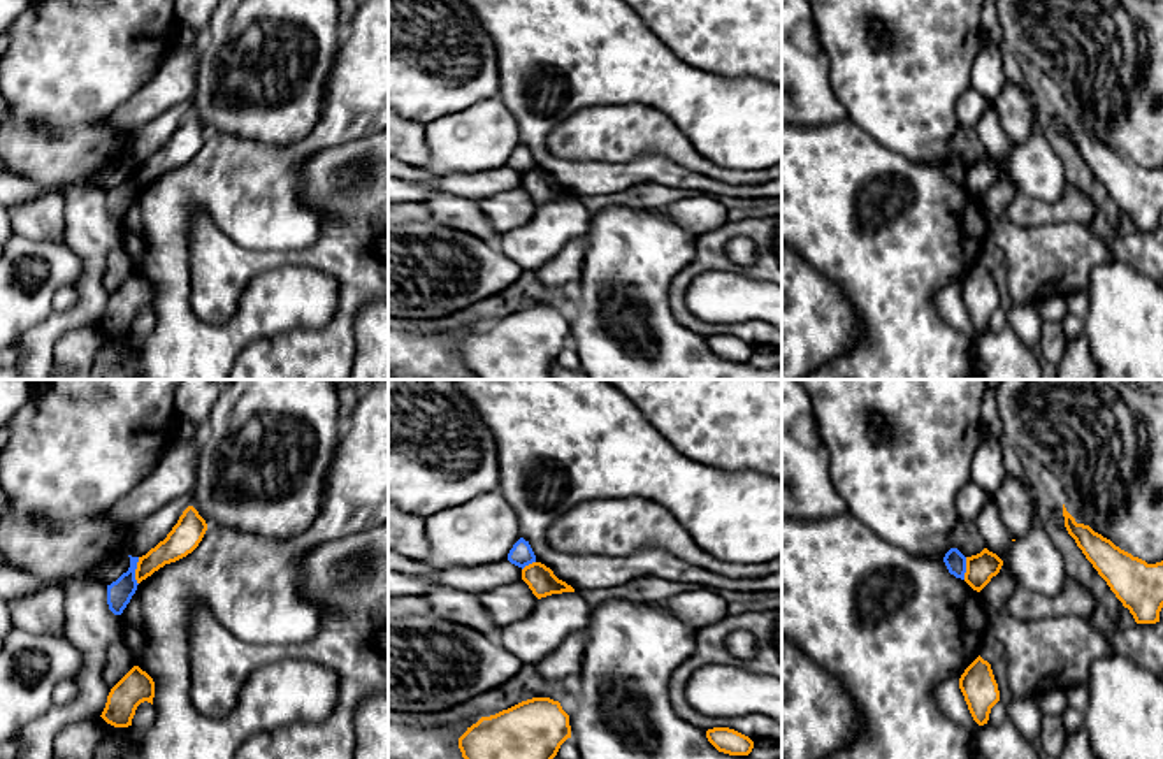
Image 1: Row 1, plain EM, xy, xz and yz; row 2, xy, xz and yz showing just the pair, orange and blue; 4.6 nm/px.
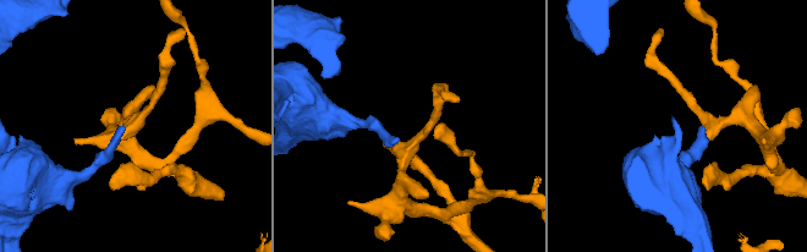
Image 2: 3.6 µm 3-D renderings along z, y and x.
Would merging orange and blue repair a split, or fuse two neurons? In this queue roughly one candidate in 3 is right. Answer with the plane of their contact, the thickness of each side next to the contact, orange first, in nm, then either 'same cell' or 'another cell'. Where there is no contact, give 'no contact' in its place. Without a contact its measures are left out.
meets orange in xy; 140 nm thick on the orange side, 120 nm on the other; another cell

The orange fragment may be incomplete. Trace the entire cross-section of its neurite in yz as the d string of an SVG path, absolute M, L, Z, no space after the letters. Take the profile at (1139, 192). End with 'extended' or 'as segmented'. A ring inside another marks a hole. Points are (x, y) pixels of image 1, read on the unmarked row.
M1063 111L1065 134L1107 188L1116 204L1130 216L1137 230L1159 228L1163 214L1163 167L1147 170L1094 139L1089 132L1077 130Z; as segmented

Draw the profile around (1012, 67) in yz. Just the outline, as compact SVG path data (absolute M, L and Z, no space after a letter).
M1001 47L1001 69L1005 72L1007 83L1012 83L1017 88L1021 88L1024 93L1029 93L1031 90L1029 90L1026 76L1022 72L1022 63L1024 61L1019 60L1015 54L1012 54L1005 47Z

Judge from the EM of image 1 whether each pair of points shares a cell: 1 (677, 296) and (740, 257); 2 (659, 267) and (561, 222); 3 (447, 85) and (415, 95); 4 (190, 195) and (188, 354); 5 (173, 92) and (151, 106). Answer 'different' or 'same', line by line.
1: different
2: different
3: same
4: same
5: same

